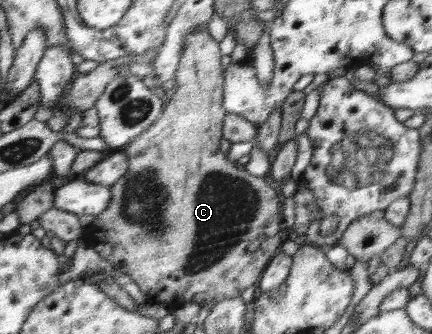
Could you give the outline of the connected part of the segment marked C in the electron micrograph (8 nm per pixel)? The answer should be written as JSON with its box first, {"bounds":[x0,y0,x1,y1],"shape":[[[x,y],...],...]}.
{"bounds":[84,28,285,312],"shape":[[[199,28],[199,30],[195,30],[195,33],[191,33],[190,37],[187,37],[186,41],[183,42],[183,47],[186,49],[183,49],[181,63],[173,78],[177,84],[175,94],[170,101],[165,103],[162,117],[153,126],[149,127],[143,135],[135,139],[135,141],[124,149],[131,157],[129,173],[126,173],[114,185],[114,198],[111,207],[107,209],[105,214],[97,216],[97,221],[87,228],[84,234],[86,243],[96,248],[99,253],[102,253],[113,264],[111,267],[120,269],[136,281],[137,285],[139,283],[143,287],[143,293],[145,293],[148,303],[162,302],[169,312],[175,311],[181,305],[189,302],[199,304],[201,307],[213,307],[219,301],[240,296],[247,287],[257,286],[264,267],[273,259],[273,256],[279,253],[281,245],[284,242],[283,239],[285,239],[279,232],[272,237],[267,237],[259,245],[257,251],[245,253],[247,251],[247,247],[245,247],[247,243],[245,241],[255,241],[263,233],[263,229],[269,225],[269,219],[275,217],[281,211],[281,199],[277,195],[277,189],[271,189],[271,182],[268,177],[251,175],[243,166],[229,161],[226,155],[220,151],[220,141],[224,137],[225,128],[223,117],[226,117],[225,109],[222,107],[223,69],[221,69],[219,45],[217,45],[217,41],[213,41],[209,37],[207,30],[207,28]]]}

